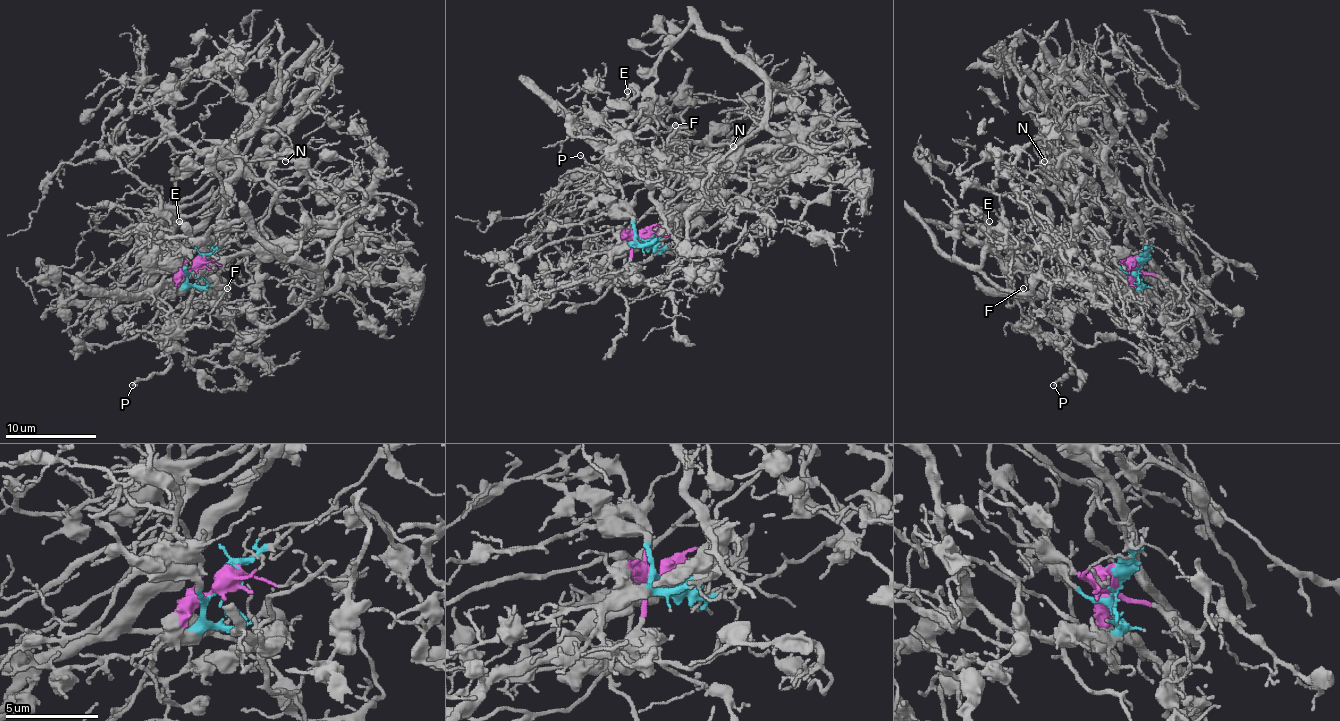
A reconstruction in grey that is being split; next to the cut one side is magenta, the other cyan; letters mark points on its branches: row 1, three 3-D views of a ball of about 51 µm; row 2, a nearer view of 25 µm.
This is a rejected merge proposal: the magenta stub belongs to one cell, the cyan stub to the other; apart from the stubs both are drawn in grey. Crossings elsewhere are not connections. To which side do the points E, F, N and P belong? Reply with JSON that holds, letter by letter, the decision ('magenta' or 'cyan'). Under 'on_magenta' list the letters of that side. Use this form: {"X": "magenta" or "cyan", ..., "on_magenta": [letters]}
{"E": "cyan", "F": "cyan", "N": "cyan", "P": "cyan", "on_magenta": []}

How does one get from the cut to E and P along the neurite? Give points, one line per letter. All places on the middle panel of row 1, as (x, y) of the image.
E: (644, 241), (658, 234), (662, 207), (653, 184), (615, 150), (619, 136), (601, 114), (626, 102), (626, 91)
P: (644, 241), (658, 234), (662, 207), (653, 184), (606, 152), (619, 155), (619, 173), (599, 170), (581, 155)

